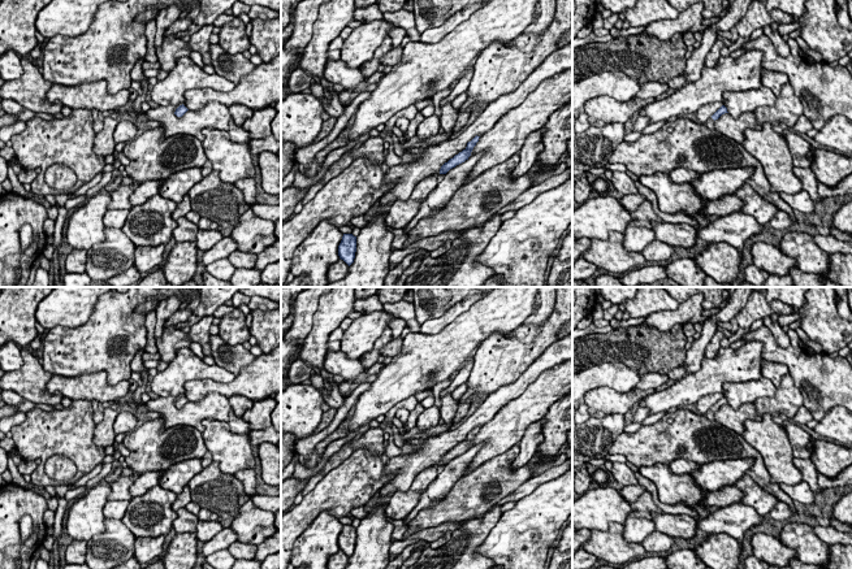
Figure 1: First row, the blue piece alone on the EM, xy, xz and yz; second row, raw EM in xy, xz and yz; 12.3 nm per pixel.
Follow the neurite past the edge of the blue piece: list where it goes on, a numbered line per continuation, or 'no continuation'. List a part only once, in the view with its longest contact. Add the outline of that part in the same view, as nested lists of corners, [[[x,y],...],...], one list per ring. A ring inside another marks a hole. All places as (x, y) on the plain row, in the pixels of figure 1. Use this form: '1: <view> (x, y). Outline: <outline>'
no continuation

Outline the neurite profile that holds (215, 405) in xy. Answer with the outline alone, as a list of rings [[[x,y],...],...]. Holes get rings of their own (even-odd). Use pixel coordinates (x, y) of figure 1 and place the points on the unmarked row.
[[[208,392],[202,400],[187,401],[182,408],[174,405],[178,398],[159,396],[157,399],[138,404],[137,408],[139,413],[150,411],[161,413],[165,425],[160,433],[177,425],[193,426],[203,433],[204,426],[202,421],[207,418],[229,422],[229,413],[232,411],[229,399],[219,392]]]

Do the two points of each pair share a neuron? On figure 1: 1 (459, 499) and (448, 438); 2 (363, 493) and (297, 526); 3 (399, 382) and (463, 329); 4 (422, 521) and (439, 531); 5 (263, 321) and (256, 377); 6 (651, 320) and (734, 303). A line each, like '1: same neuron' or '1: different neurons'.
1: different neurons
2: same neuron
3: same neuron
4: different neurons
5: different neurons
6: different neurons

